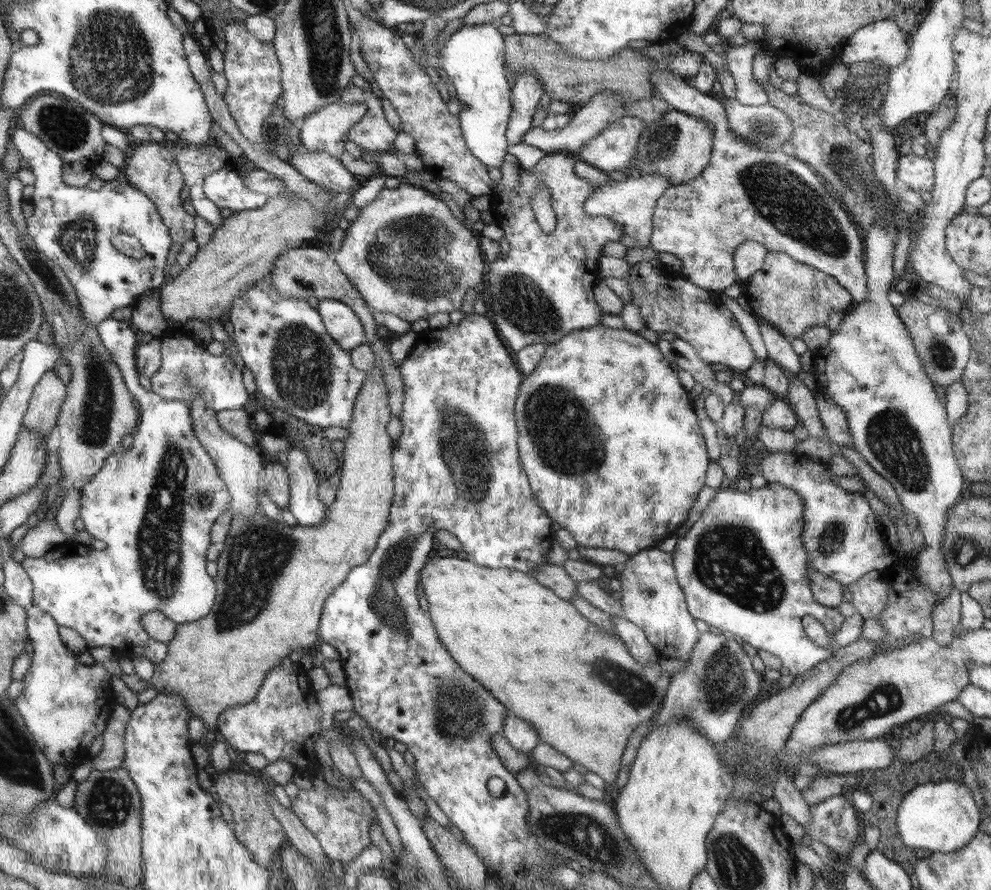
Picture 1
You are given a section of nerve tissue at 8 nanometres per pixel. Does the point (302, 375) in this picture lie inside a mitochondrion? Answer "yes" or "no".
yes

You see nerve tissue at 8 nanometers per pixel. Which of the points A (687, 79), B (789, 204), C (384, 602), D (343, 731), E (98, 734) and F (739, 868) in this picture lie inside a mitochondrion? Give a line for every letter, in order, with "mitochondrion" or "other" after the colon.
A: other
B: mitochondrion
C: mitochondrion
D: other
E: other
F: mitochondrion

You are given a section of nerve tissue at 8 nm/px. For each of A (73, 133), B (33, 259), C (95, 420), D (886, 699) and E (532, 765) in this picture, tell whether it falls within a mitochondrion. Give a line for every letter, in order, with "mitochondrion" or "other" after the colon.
A: mitochondrion
B: mitochondrion
C: mitochondrion
D: mitochondrion
E: other

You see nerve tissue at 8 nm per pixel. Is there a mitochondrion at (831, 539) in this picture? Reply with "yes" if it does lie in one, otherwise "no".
yes

